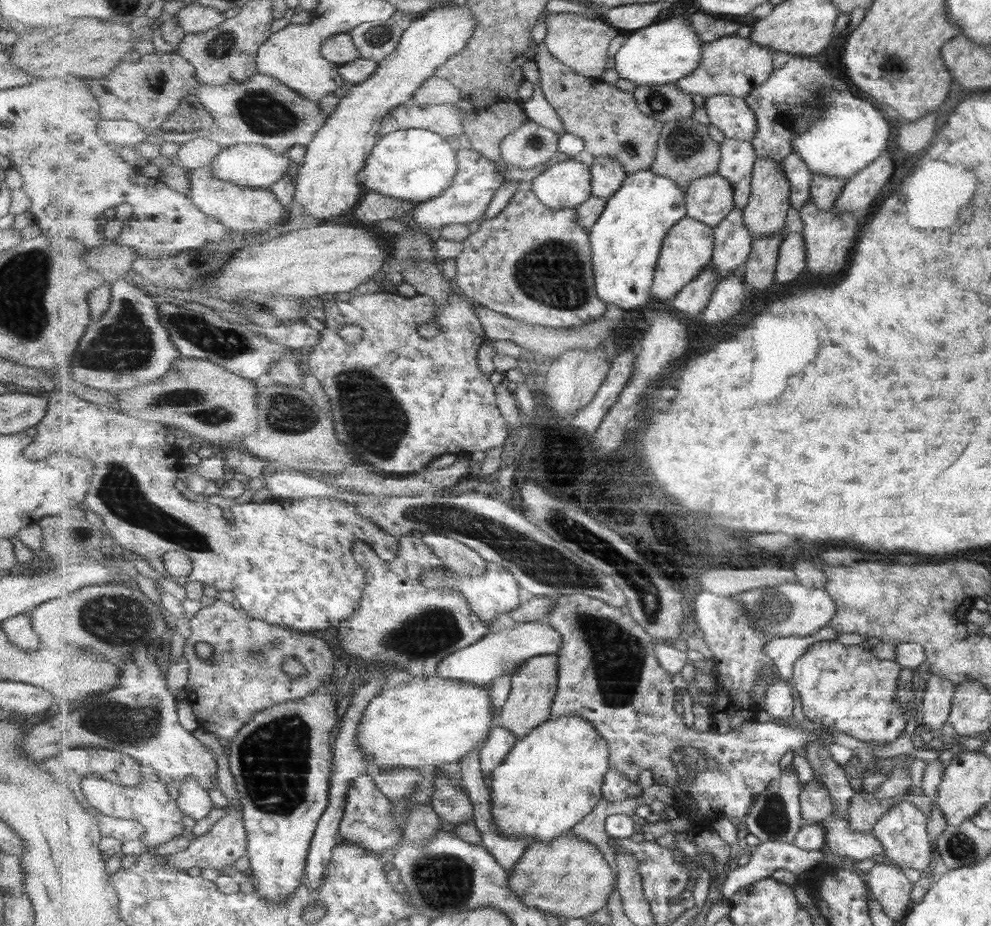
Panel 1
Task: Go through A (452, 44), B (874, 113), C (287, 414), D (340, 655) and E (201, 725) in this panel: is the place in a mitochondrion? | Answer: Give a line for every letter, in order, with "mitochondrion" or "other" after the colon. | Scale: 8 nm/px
A: other
B: other
C: mitochondrion
D: other
E: other

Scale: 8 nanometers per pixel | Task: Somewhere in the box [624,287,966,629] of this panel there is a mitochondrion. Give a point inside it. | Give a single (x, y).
(649, 604)

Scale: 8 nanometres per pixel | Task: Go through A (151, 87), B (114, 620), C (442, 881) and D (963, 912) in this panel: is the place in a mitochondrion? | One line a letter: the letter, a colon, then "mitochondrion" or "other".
A: other
B: mitochondrion
C: mitochondrion
D: other

